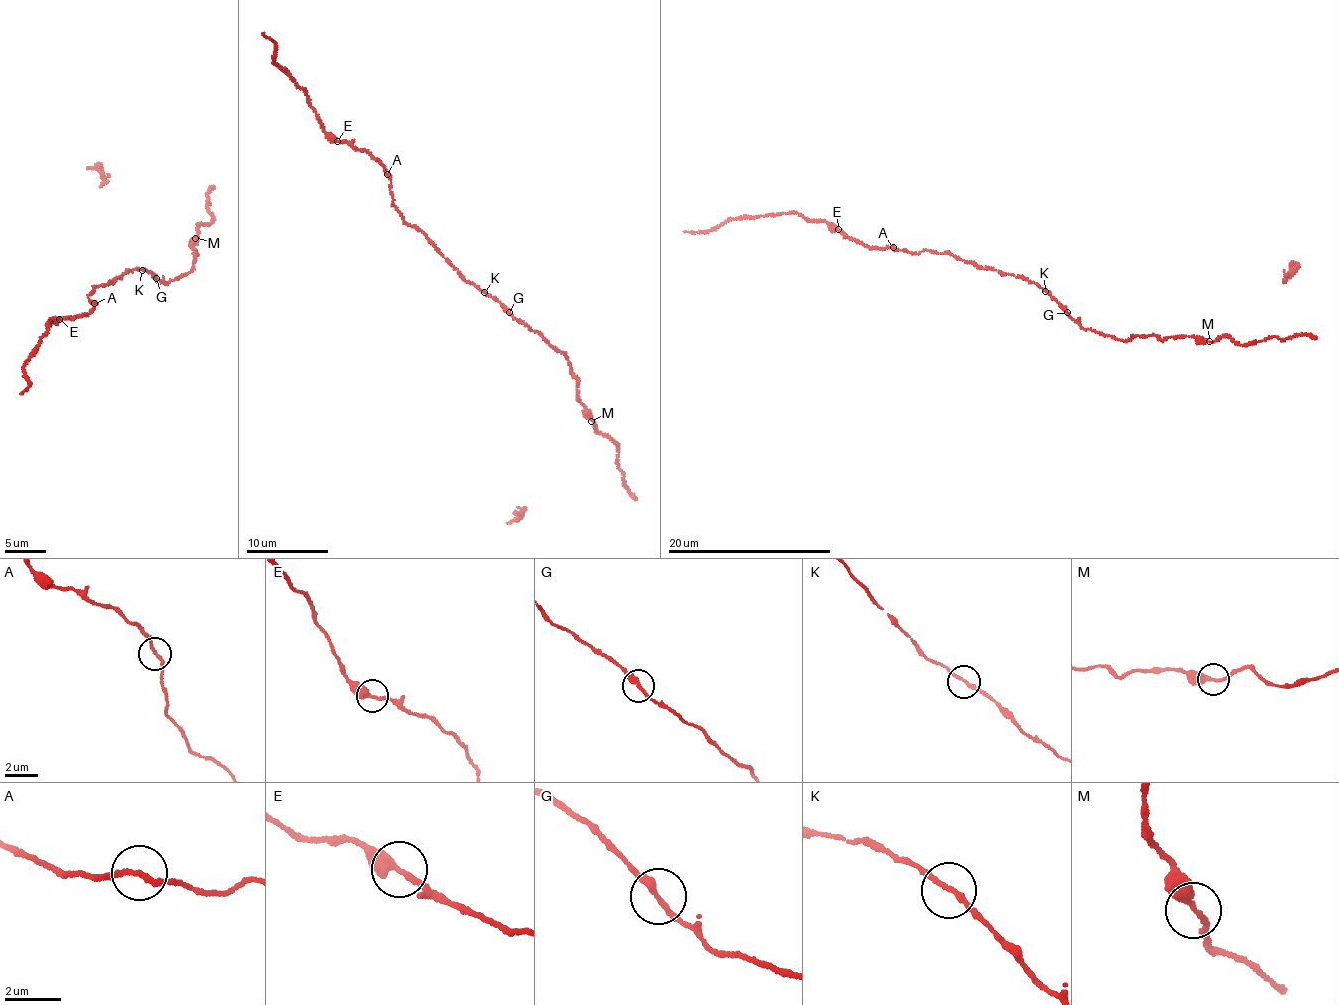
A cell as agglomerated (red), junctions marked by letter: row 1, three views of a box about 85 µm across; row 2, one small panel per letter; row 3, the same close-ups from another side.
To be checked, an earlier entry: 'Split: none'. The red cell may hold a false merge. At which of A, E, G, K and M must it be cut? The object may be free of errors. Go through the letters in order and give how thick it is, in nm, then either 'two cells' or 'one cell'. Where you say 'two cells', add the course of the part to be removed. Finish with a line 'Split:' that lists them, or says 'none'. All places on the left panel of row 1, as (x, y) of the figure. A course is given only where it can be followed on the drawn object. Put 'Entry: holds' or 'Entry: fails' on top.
Entry: fails
A: calibre 180 nm; one cell
E: calibre 360 nm; two cells; course (60, 318), (50, 320), (51, 325), (48, 323), (47, 329), (33, 350), (24, 369), (30, 383), (20, 394)
G: calibre 280 nm; one cell
K: calibre 170 nm; one cell
M: calibre 320 nm; one cell
Split: E

